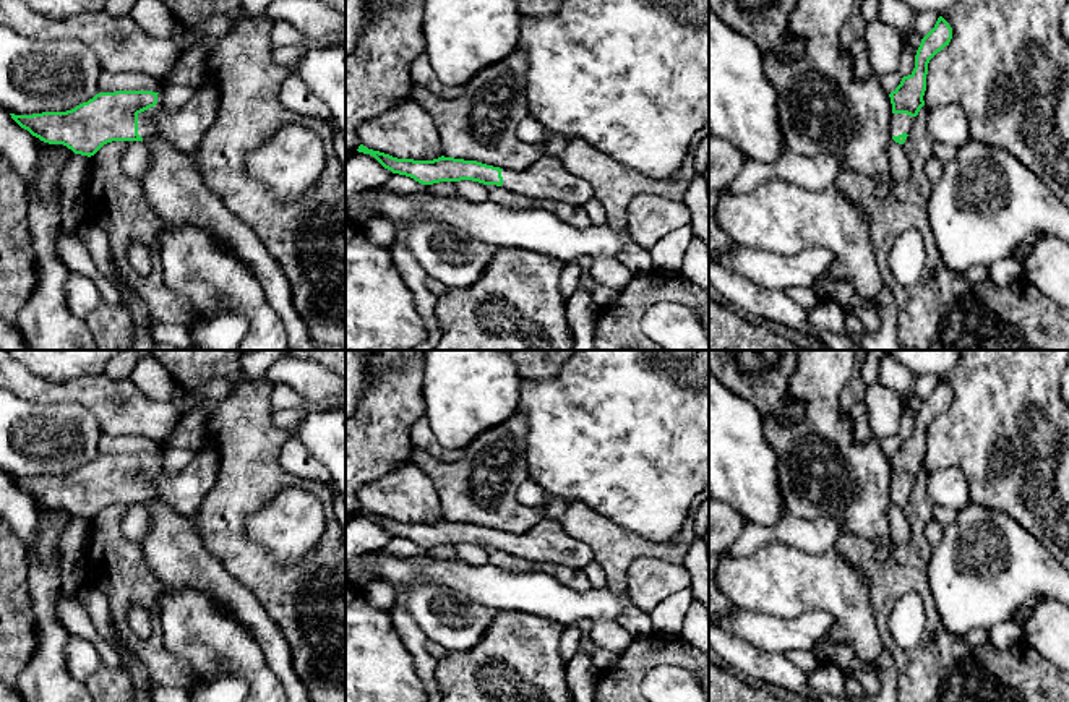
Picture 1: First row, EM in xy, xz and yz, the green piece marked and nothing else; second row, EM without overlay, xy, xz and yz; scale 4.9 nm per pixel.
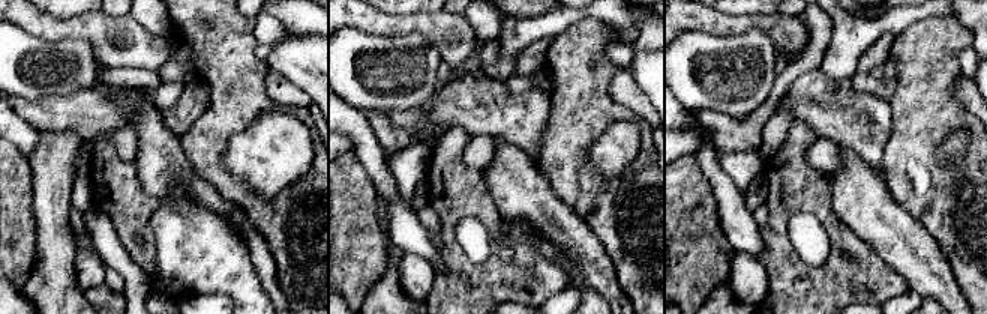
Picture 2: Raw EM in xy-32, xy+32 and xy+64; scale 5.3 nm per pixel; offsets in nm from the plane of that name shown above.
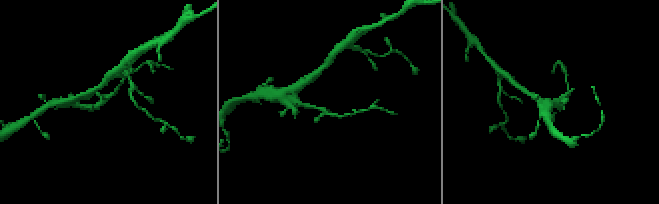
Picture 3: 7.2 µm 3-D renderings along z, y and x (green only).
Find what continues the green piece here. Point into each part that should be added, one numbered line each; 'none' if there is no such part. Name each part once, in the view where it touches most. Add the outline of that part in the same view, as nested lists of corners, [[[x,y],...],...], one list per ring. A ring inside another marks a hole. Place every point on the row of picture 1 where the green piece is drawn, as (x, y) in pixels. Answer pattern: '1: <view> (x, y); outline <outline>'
1: xy (184, 128); outline [[[206,89],[178,110],[164,110],[162,91],[154,107],[138,113],[138,135],[143,141],[161,136],[183,154],[191,156],[217,118],[219,96]]]

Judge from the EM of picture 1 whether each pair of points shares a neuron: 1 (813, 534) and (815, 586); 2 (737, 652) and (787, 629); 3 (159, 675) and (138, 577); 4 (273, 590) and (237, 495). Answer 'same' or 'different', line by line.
1: different
2: different
3: same
4: same

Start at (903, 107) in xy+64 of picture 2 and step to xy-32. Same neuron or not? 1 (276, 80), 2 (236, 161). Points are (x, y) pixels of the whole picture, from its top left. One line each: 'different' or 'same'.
1: different
2: different

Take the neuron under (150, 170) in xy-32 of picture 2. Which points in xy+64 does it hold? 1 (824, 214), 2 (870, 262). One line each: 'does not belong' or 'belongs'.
1: does not belong
2: does not belong

